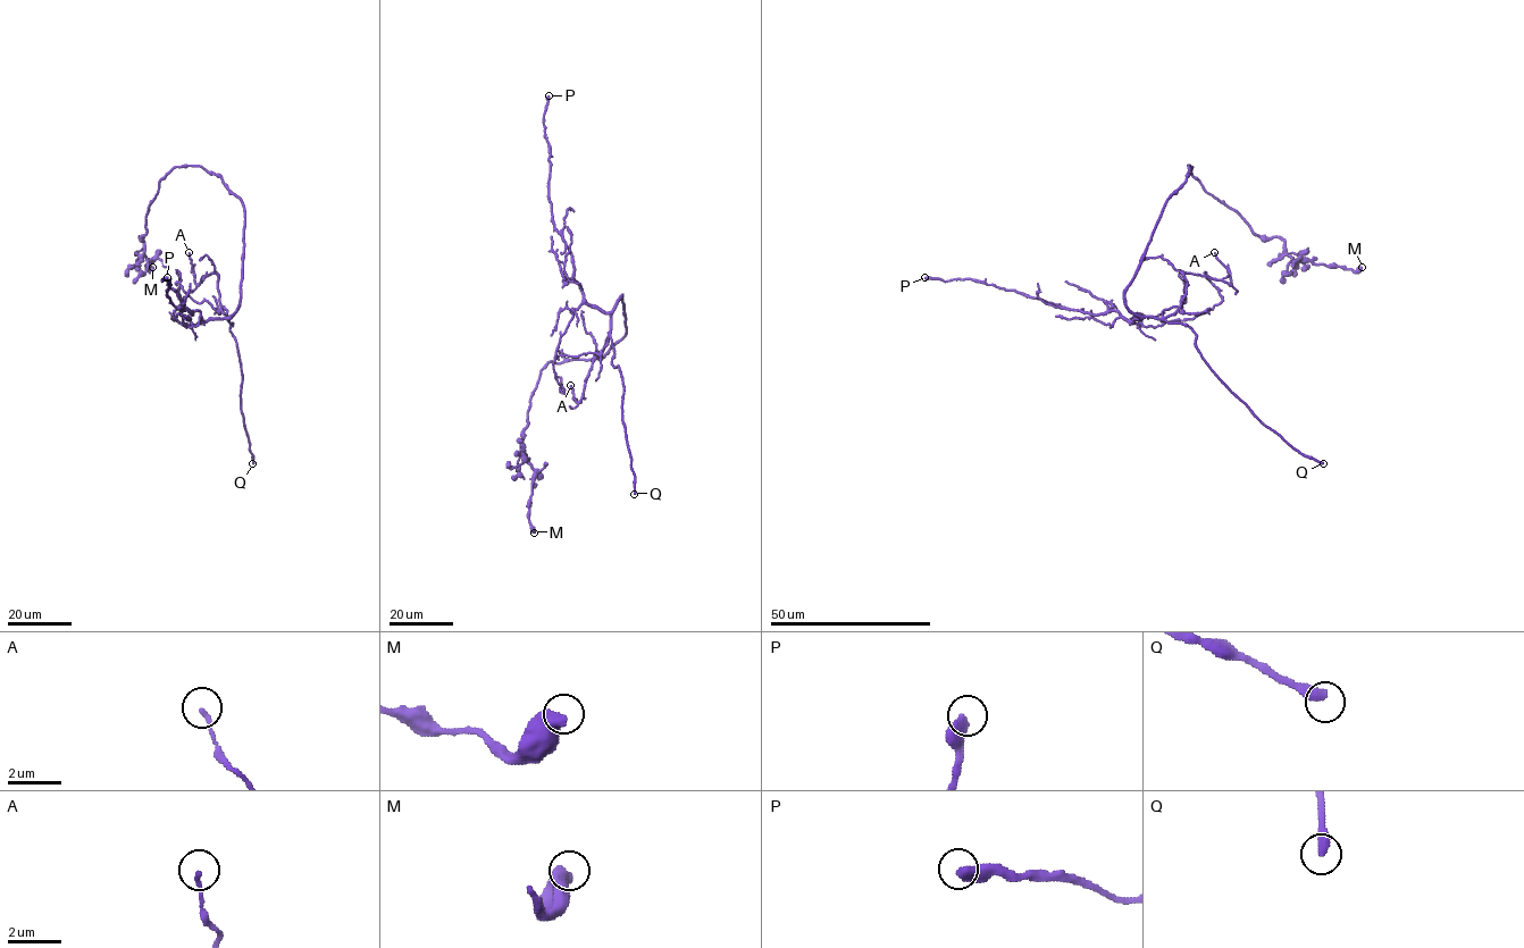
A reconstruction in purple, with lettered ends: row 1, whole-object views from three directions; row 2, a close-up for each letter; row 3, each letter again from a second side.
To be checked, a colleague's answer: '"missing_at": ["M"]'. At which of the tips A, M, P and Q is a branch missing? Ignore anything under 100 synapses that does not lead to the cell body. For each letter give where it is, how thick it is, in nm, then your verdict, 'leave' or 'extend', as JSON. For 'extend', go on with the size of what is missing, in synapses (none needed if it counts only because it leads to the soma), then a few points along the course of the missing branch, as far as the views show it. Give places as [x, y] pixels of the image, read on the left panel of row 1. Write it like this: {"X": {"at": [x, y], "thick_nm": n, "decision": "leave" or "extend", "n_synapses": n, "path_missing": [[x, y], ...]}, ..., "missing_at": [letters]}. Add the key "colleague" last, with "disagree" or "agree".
{"A": {"at": [189, 252], "thick_nm": 140, "decision": "leave"}, "M": {"at": [152, 267], "thick_nm": 550, "decision": "leave"}, "P": {"at": [167, 277], "thick_nm": 480, "decision": "leave"}, "Q": {"at": [252, 463], "thick_nm": 360, "decision": "extend", "path_missing": [[252, 463], [244, 484], [248, 496], [236, 506], [240, 525], [235, 531]]}, "missing_at": ["Q"], "colleague": "disagree"}

